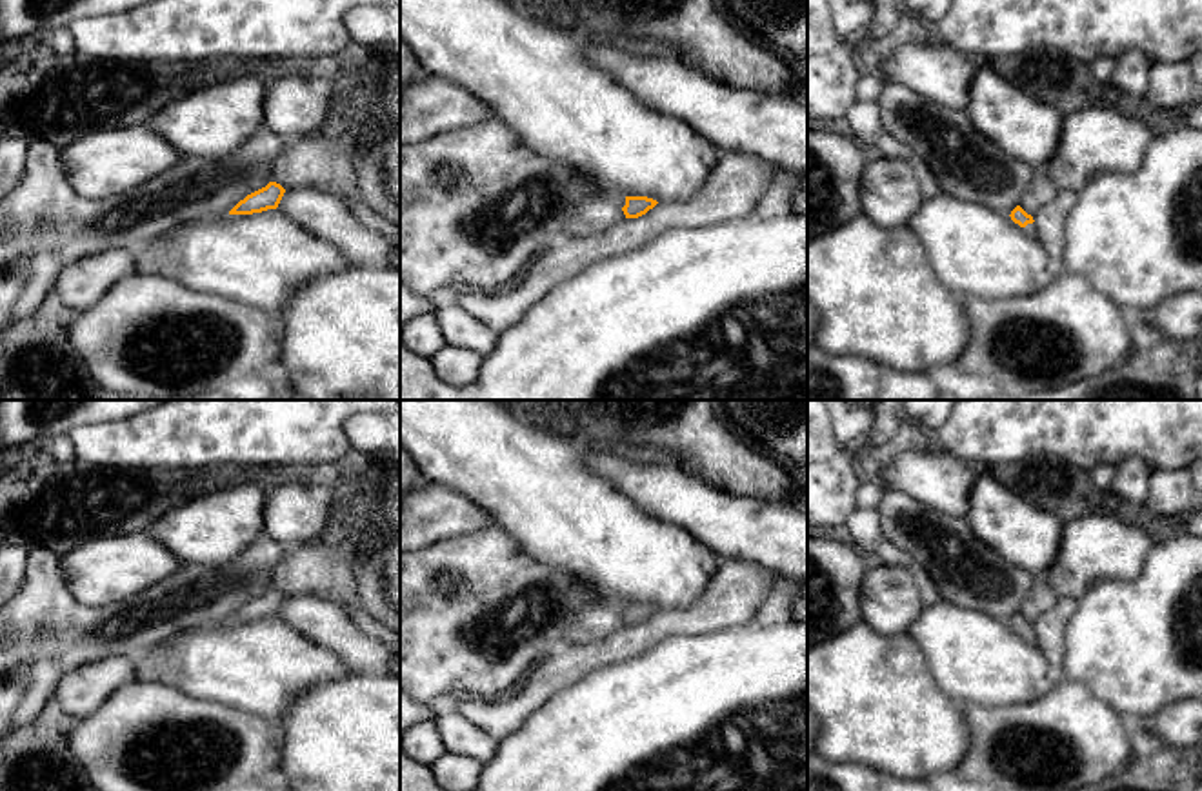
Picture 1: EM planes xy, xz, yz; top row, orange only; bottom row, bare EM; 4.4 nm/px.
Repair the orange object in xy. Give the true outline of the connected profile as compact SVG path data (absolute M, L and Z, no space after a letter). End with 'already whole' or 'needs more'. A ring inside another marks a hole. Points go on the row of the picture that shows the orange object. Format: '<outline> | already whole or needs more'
M269 182L265 187L247 195L244 200L240 200L229 215L253 215L253 213L262 213L267 209L276 209L285 189L276 184Z | already whole

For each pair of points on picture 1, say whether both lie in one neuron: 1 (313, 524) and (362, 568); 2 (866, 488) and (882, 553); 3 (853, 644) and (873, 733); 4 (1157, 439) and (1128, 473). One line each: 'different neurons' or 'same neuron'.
1: different neurons
2: different neurons
3: same neuron
4: different neurons

